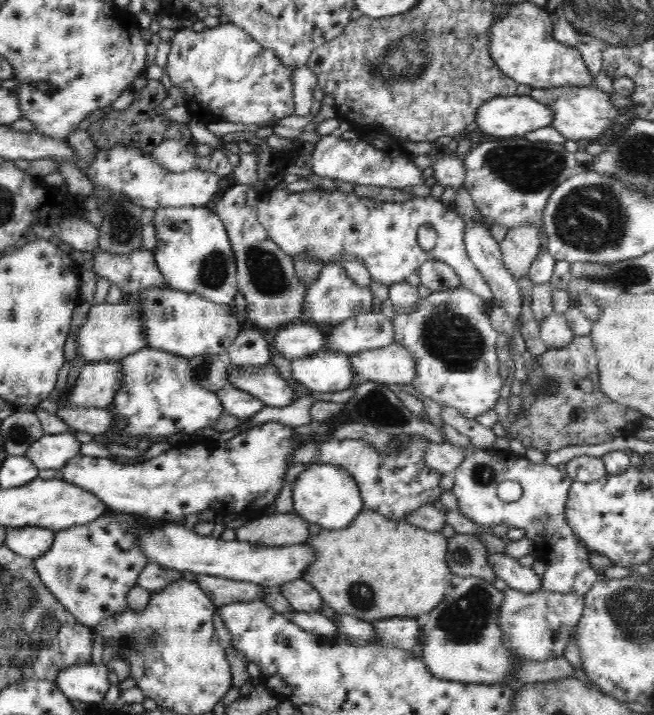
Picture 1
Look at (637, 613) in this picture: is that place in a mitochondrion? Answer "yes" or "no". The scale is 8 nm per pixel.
yes

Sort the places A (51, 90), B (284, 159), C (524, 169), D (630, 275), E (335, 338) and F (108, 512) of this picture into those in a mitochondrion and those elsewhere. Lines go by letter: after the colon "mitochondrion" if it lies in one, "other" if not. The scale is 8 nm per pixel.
A: other
B: other
C: mitochondrion
D: mitochondrion
E: other
F: other

